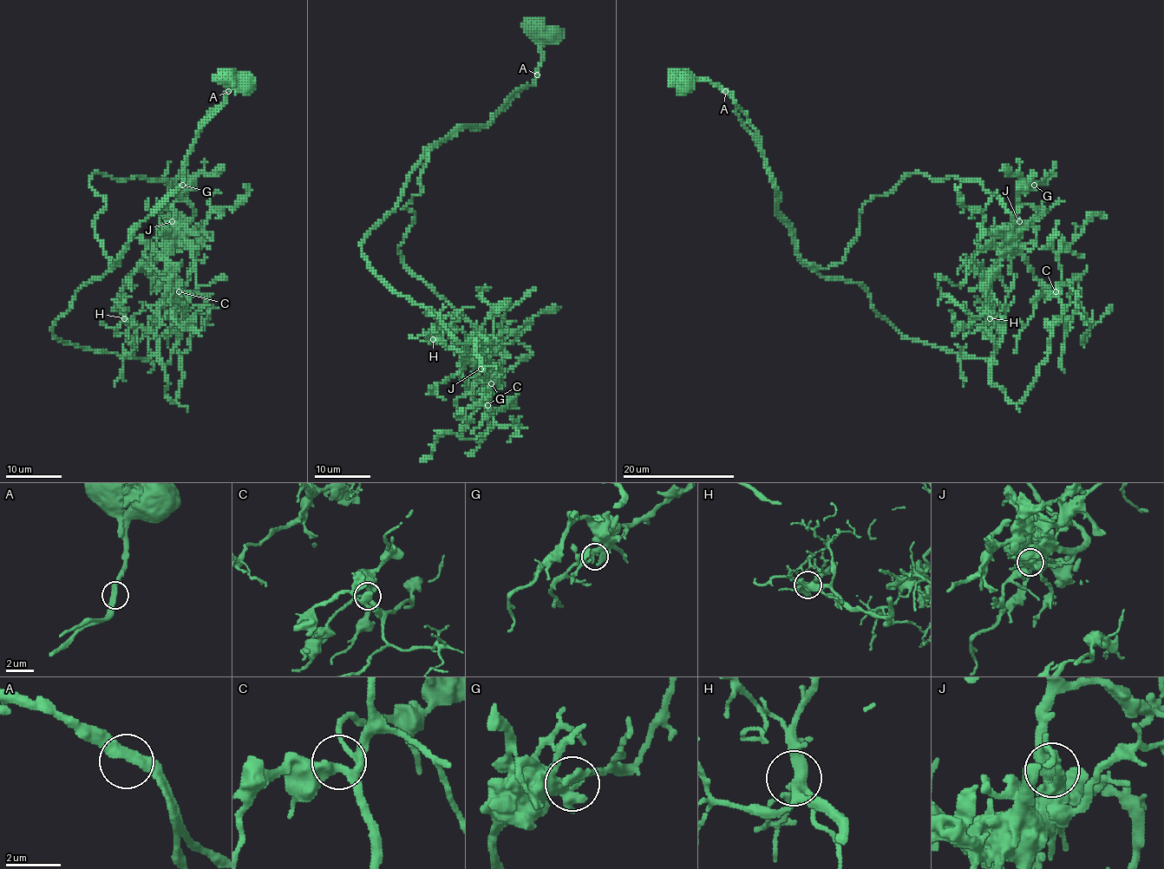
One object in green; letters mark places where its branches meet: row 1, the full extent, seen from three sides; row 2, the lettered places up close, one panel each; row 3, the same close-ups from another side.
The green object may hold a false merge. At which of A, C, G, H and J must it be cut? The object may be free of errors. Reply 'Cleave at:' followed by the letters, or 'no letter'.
Cleave at: A

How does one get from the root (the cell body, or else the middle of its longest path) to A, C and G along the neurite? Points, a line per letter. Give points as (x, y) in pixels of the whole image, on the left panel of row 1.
A: (245, 86), (243, 87), (233, 78), (229, 91)
C: (245, 86), (233, 78), (181, 185), (54, 336), (156, 355), (173, 402), (179, 291)
G: (245, 86), (233, 78), (181, 185), (113, 269), (93, 175), (166, 181), (193, 213), (179, 227), (182, 185)

